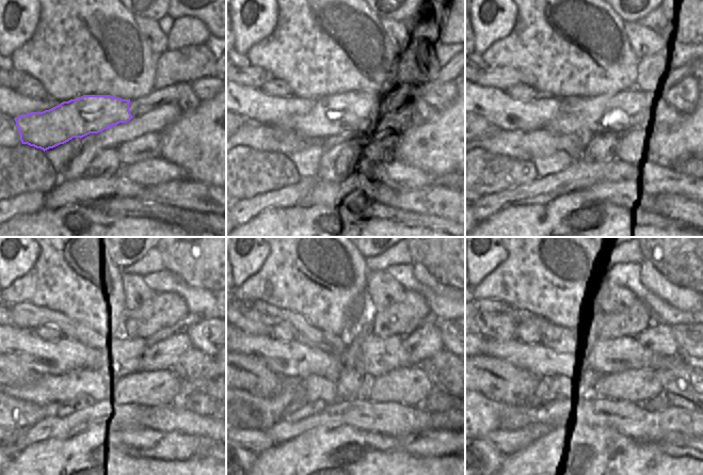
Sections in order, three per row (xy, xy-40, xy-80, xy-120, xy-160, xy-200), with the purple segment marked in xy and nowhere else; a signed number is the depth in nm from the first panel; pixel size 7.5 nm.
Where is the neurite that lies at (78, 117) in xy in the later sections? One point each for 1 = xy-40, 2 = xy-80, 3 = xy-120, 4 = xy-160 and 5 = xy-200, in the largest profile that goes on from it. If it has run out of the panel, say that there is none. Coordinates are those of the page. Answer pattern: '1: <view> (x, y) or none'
1: xy-40 (333, 115)
2: xy-80 (588, 115)
3: xy-120 (118, 353)
4: xy-160 (379, 355)
5: xy-200 (628, 353)

